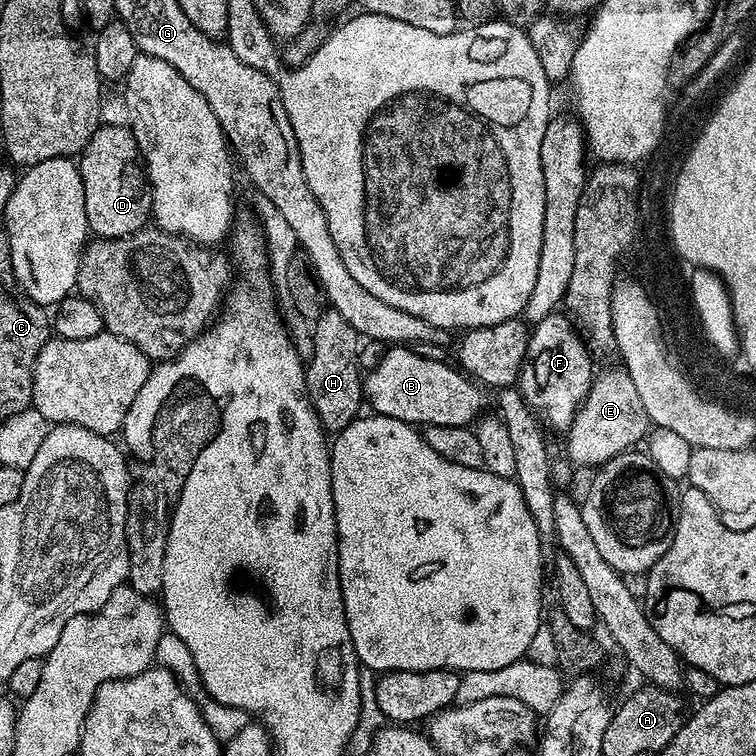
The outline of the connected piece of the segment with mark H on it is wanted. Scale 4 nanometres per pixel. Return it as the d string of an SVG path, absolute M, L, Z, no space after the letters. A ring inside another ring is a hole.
M325 310L316 317L312 328L312 361L307 361L304 381L312 408L324 427L325 433L335 434L344 429L362 412L364 385L362 383L362 338L342 318L342 314ZM361 368L361 372L360 372ZM361 404L361 408L360 408Z

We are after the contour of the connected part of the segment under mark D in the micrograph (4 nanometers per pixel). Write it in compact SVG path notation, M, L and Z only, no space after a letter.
M101 123L78 157L88 231L101 240L134 234L149 223L152 215L152 194L140 147L132 129L120 124Z

